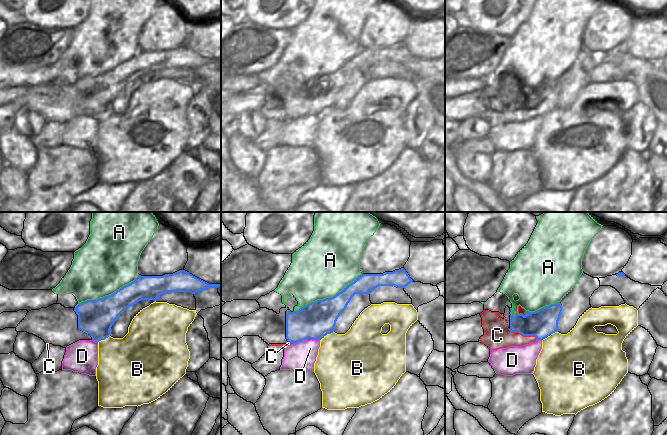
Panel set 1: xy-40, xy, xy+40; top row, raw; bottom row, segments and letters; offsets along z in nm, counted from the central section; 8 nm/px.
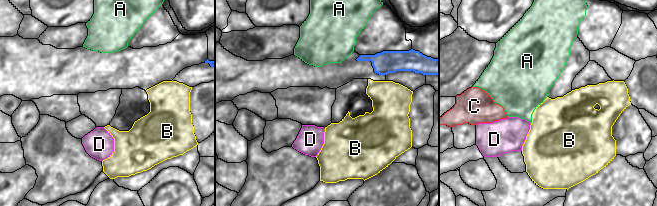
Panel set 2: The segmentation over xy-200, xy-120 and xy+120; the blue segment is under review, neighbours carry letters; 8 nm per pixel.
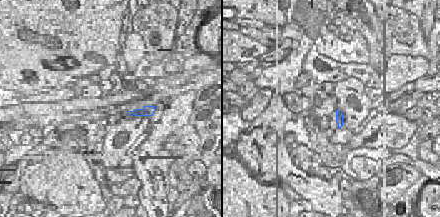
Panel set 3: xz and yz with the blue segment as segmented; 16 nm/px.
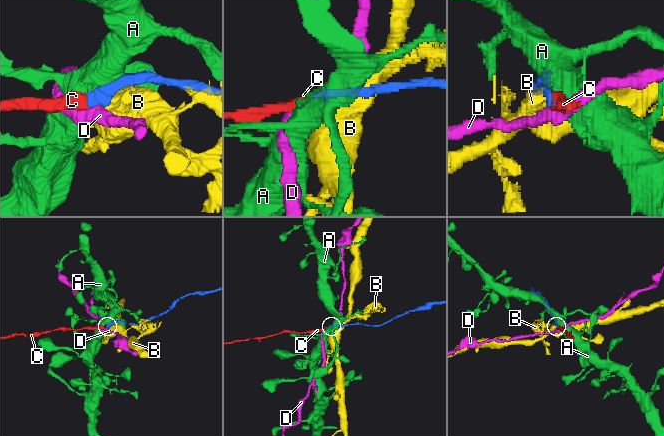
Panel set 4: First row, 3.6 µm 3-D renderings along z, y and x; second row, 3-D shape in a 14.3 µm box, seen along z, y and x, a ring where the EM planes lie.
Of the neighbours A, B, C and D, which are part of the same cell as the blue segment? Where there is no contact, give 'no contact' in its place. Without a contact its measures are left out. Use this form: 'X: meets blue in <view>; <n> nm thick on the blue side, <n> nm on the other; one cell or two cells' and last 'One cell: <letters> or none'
A: meets blue in xy; 300 nm thick on the blue side, 480 nm on the other; two cells
B: meets blue in xy+40; 220 nm thick on the blue side, 440 nm on the other; two cells
C: meets blue in xy+40; 220 nm thick on the blue side, 220 nm on the other; one cell
D: meets blue in xy; 300 nm thick on the blue side, 240 nm on the other; two cells
One cell: C

